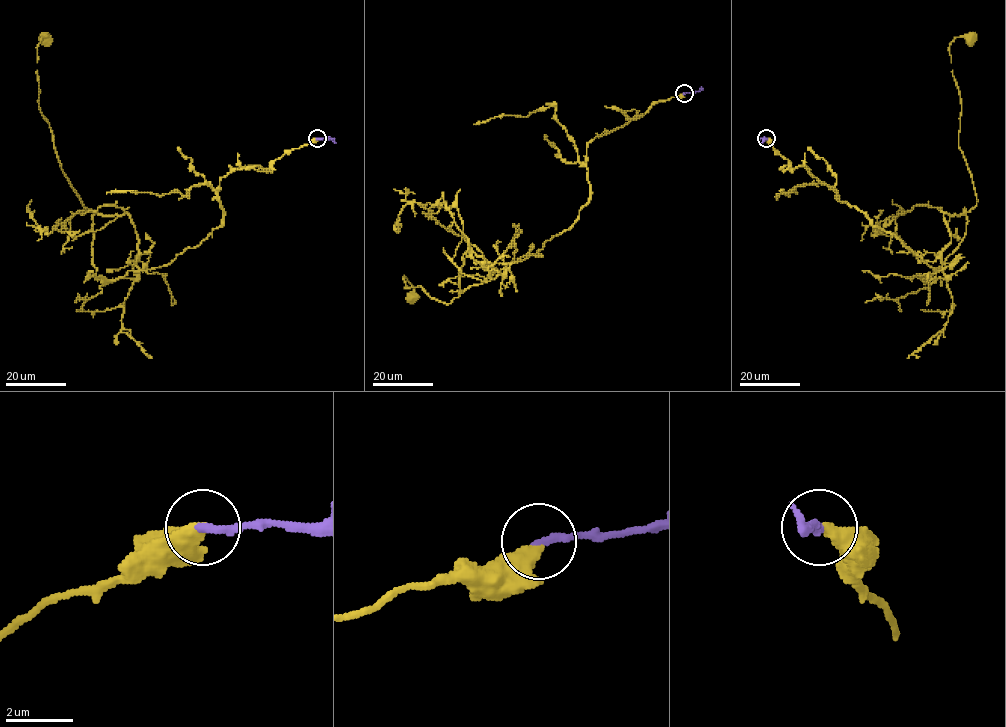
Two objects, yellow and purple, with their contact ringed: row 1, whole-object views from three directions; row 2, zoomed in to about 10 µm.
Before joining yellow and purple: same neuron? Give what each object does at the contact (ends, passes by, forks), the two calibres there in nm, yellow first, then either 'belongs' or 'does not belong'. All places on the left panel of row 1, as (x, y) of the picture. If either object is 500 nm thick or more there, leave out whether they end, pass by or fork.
calibres 500 and 240 nm; belongs

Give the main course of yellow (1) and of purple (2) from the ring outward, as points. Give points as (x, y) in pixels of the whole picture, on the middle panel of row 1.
1: (684, 94), (587, 145), (578, 219), (505, 278), (447, 304), (404, 276), (410, 299)
2: (684, 93), (703, 88)

